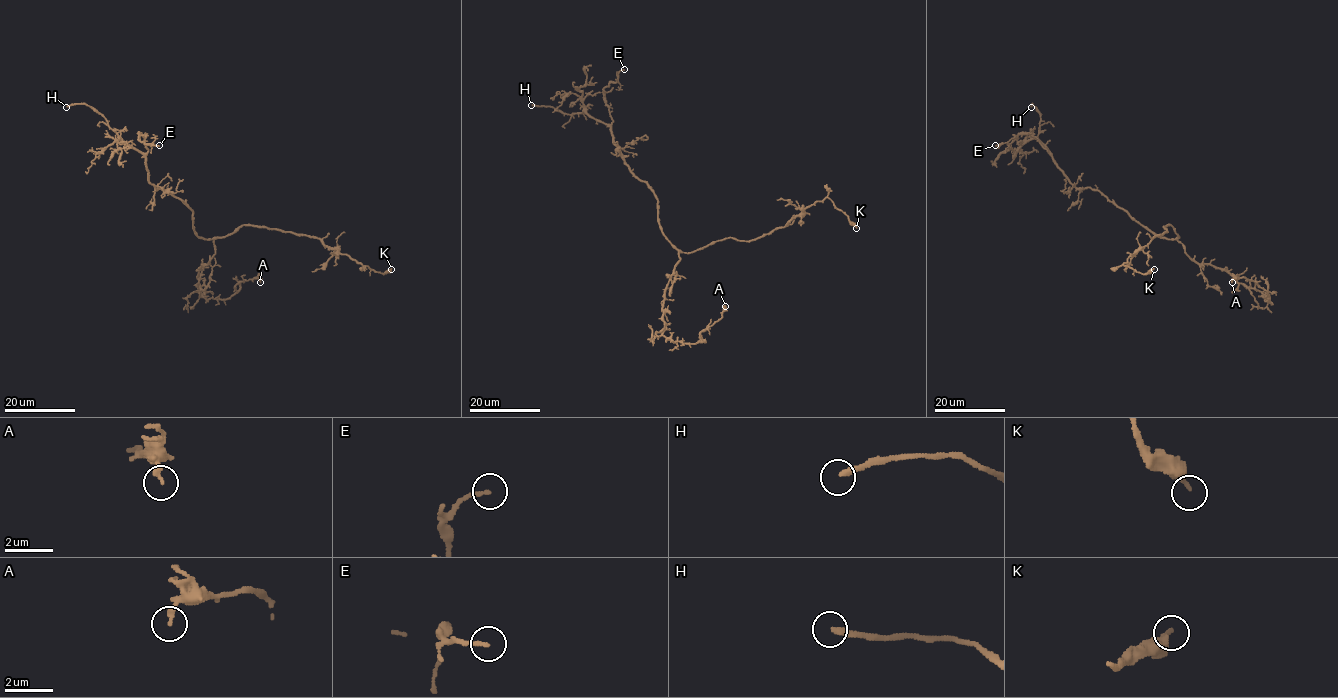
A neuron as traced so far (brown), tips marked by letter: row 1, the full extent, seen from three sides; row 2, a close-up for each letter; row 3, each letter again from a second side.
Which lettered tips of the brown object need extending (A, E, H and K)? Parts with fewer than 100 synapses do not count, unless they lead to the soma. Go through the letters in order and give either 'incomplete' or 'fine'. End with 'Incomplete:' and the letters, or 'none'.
A: fine
E: fine
H: incomplete
K: fine
Incomplete: H

